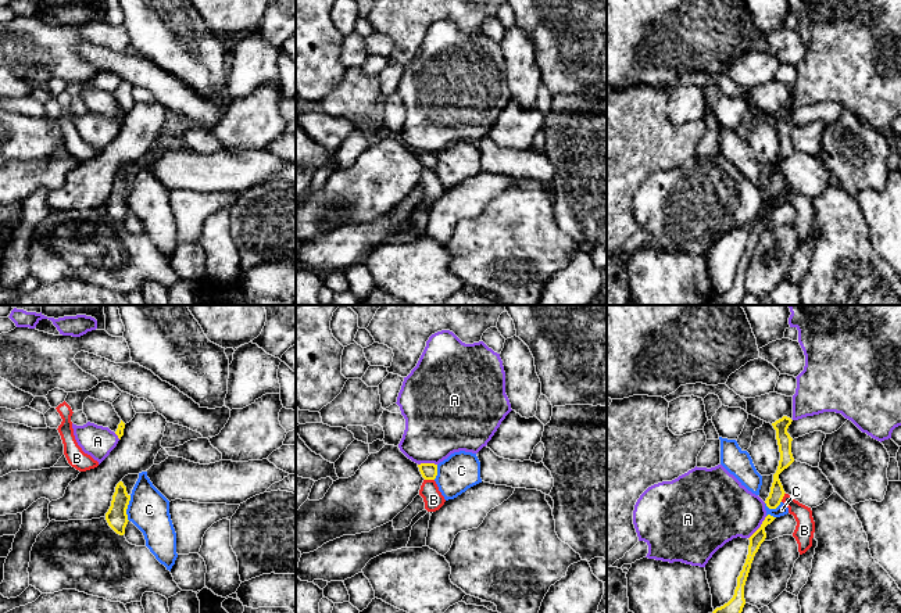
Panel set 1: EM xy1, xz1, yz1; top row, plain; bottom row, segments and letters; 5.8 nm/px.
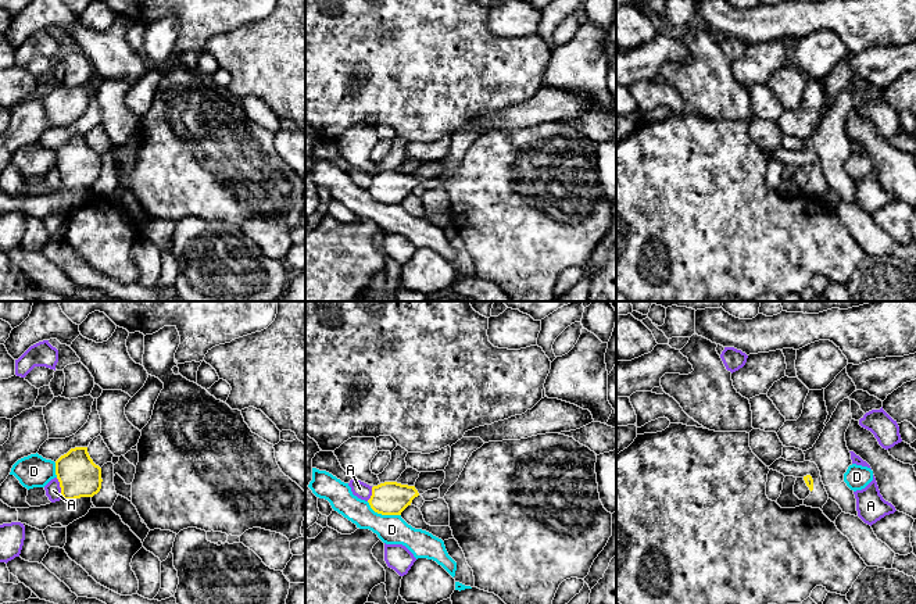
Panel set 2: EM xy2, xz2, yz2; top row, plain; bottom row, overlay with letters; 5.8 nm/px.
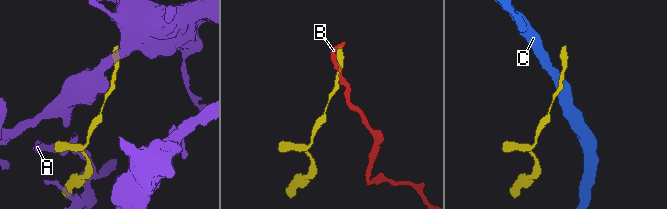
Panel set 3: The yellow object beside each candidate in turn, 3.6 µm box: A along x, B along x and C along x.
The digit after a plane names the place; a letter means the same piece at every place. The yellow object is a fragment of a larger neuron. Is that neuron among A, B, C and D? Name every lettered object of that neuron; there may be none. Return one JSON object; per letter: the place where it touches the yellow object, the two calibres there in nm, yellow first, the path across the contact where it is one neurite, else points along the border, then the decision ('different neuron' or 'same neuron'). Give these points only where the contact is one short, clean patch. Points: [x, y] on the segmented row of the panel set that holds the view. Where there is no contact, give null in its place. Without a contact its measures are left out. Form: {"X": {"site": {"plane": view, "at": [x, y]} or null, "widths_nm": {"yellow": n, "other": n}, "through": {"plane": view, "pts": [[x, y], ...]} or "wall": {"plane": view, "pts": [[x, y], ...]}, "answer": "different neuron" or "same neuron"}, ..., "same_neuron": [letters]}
{"A": {"site": {"plane": "yz1", "at": [760, 527]}, "widths_nm": {"yellow": 80, "other": 360}, "answer": "different neuron"}, "B": {"site": {"plane": "xz1", "at": [429, 479]}, "widths_nm": {"yellow": 100, "other": 120}, "wall": {"plane": "xz1", "pts": [[425, 479], [433, 480]]}, "answer": "different neuron"}, "C": {"site": {"plane": "xy1", "at": [127, 508]}, "widths_nm": {"yellow": 120, "other": 240}, "wall": {"plane": "xy1", "pts": [[131, 495], [127, 509], [128, 520]]}, "answer": "different neuron"}, "D": {"site": {"plane": "xz2", "at": [383, 514]}, "widths_nm": {"yellow": 190, "other": 180}, "wall": {"plane": "xz2", "pts": [[367, 501], [378, 513], [400, 515]]}, "answer": "different neuron"}, "same_neuron": []}

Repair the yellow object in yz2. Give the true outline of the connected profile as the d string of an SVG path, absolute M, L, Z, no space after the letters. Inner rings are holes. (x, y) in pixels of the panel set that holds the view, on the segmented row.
M806 475L804 478L797 478L794 485L794 494L799 500L805 500L812 490L813 490L813 479L811 475Z

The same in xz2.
M421 472L414 486L397 482L384 482L372 487L368 500L371 508L382 515L401 515L411 505L412 500L432 489L440 489L444 483L446 472Z

